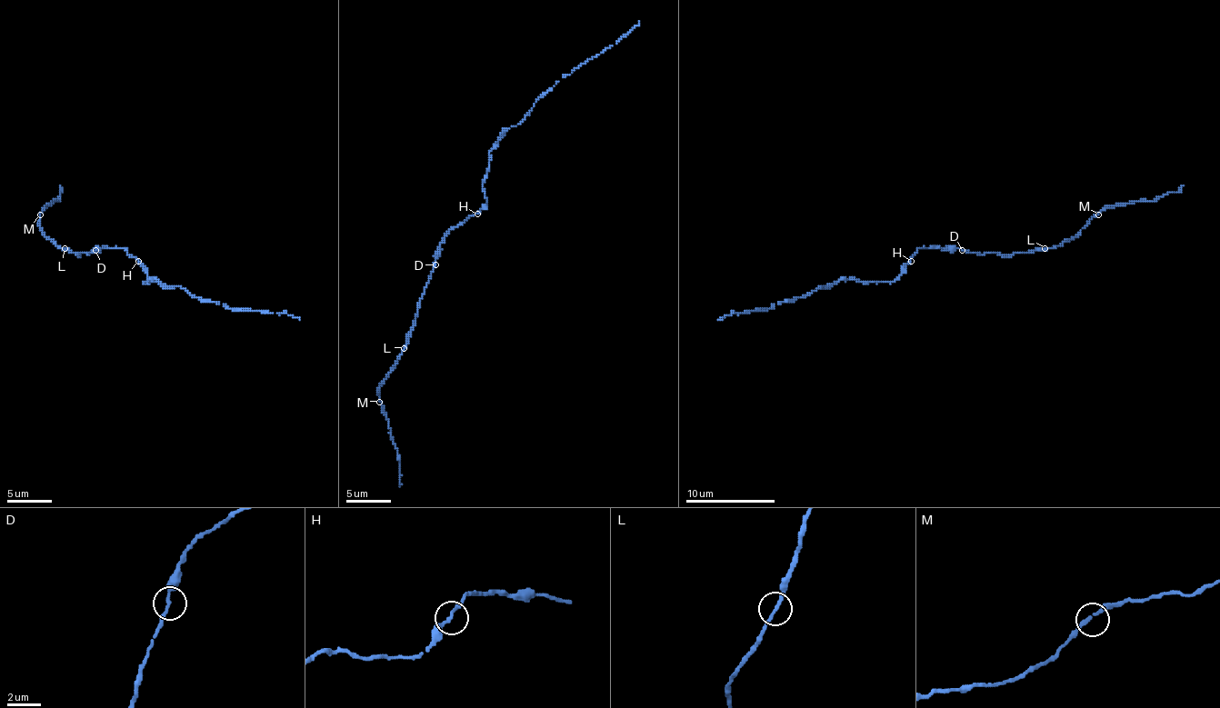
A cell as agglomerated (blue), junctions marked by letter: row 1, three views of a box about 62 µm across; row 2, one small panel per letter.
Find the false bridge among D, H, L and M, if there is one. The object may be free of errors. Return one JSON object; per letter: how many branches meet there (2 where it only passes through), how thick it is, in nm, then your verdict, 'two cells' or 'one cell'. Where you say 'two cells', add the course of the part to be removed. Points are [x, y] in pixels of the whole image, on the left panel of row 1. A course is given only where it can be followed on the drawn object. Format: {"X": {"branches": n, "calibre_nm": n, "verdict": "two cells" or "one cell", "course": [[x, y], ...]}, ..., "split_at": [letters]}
{"D": {"branches": 2, "calibre_nm": 220, "verdict": "one cell"}, "H": {"branches": 2, "calibre_nm": 220, "verdict": "one cell"}, "L": {"branches": 2, "calibre_nm": 200, "verdict": "one cell"}, "M": {"branches": 2, "calibre_nm": 240, "verdict": "one cell"}, "split_at": []}

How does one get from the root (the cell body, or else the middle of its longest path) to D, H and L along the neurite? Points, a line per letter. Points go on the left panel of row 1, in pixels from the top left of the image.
D: (120, 248), (95, 250)
H: (120, 248), (138, 262)
L: (120, 248), (95, 248), (87, 254), (78, 254), (64, 248)

